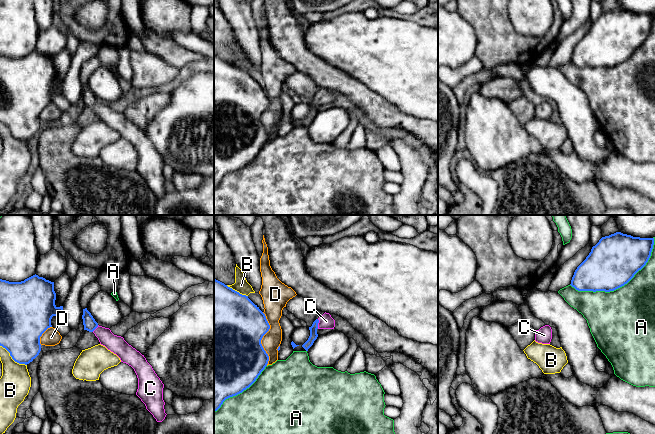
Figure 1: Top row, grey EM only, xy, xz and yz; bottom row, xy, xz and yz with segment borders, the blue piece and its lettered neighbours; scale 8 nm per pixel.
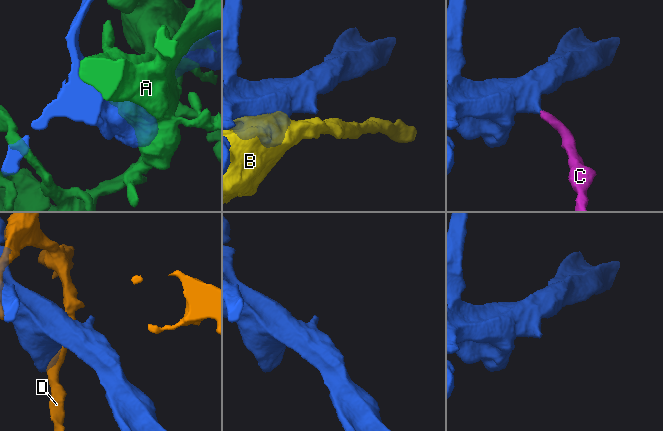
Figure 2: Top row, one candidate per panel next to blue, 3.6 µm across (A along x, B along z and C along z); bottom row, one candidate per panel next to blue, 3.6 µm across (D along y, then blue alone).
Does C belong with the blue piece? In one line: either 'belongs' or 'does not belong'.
belongs

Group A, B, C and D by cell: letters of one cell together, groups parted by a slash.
A / B / C / D

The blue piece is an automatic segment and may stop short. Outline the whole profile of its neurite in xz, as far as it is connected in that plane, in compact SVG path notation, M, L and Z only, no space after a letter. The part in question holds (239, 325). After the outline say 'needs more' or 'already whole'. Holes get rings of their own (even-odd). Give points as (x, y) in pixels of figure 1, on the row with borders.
M214 278L214 412L226 399L249 388L267 366L269 356L261 340L269 329L270 325L265 314L248 296L240 294Z; already whole

